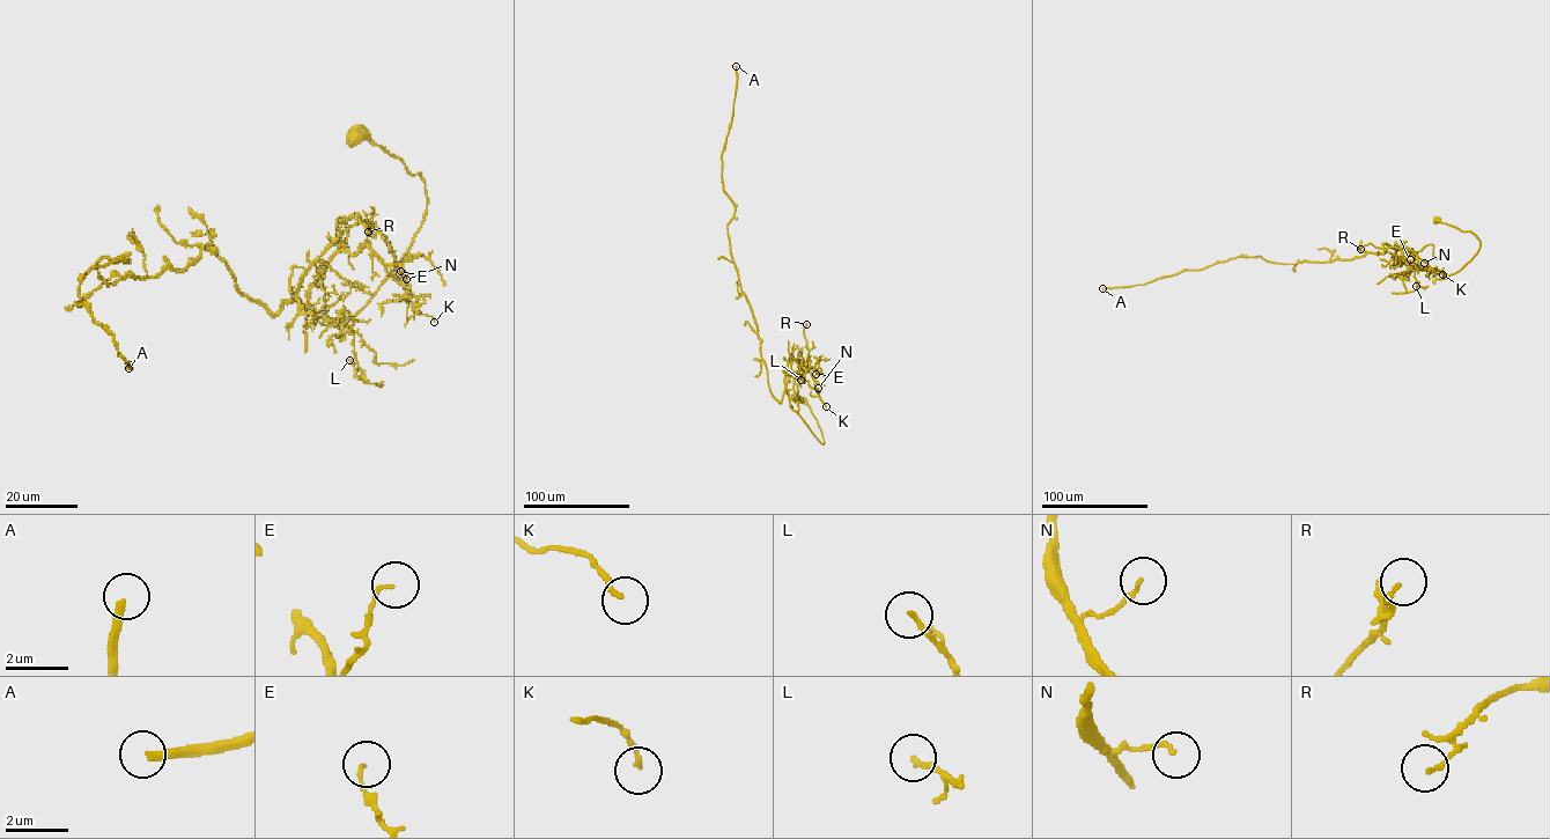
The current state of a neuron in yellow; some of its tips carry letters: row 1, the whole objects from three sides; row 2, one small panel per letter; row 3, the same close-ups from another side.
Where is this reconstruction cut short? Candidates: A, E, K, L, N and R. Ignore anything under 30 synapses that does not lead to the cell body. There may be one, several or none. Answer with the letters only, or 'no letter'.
A

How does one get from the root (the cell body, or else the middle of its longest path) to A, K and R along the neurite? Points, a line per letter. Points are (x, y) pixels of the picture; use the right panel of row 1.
A: (1437, 220), (1481, 243), (1447, 276), (1388, 252), (1289, 264), (1237, 256), (1102, 288)
K: (1437, 220), (1480, 241), (1477, 254), (1461, 269), (1446, 276), (1395, 256), (1404, 245), (1443, 274)
R: (1437, 220), (1480, 241), (1477, 254), (1455, 273), (1416, 270), (1415, 255), (1395, 247), (1368, 243), (1360, 249)

